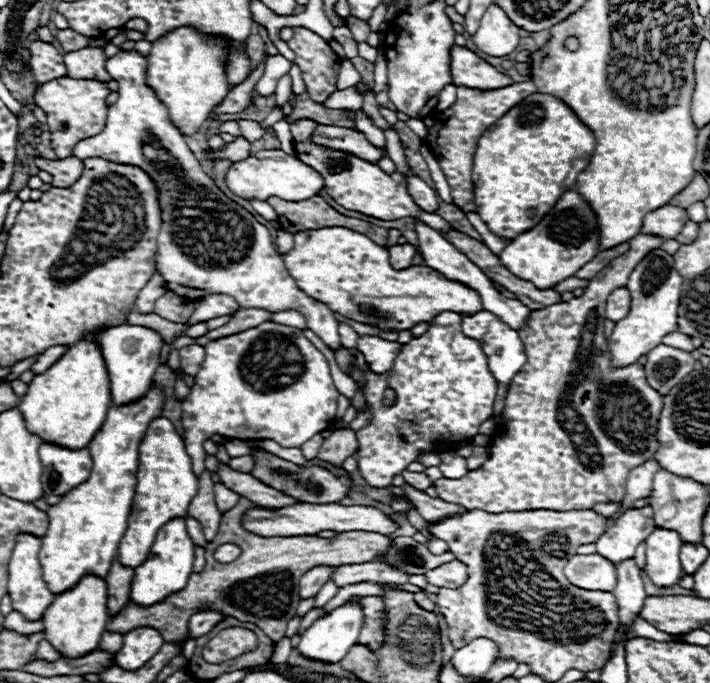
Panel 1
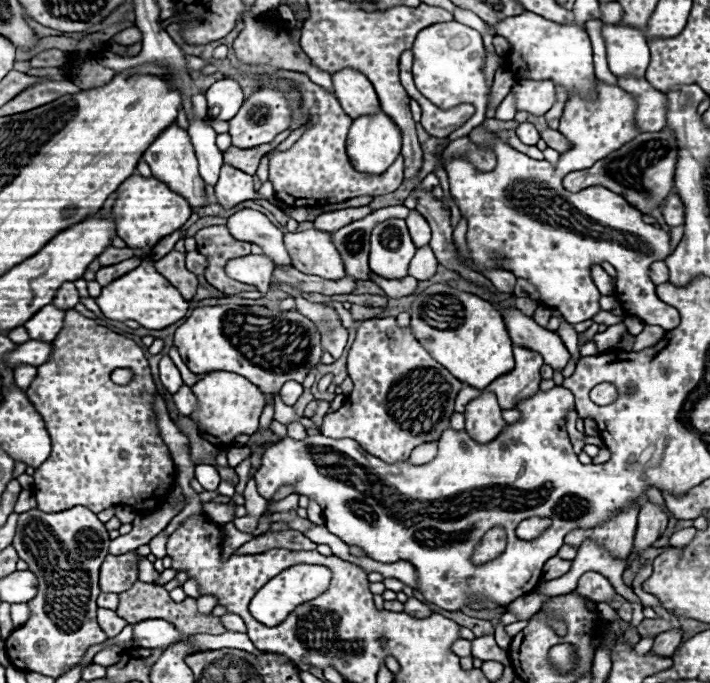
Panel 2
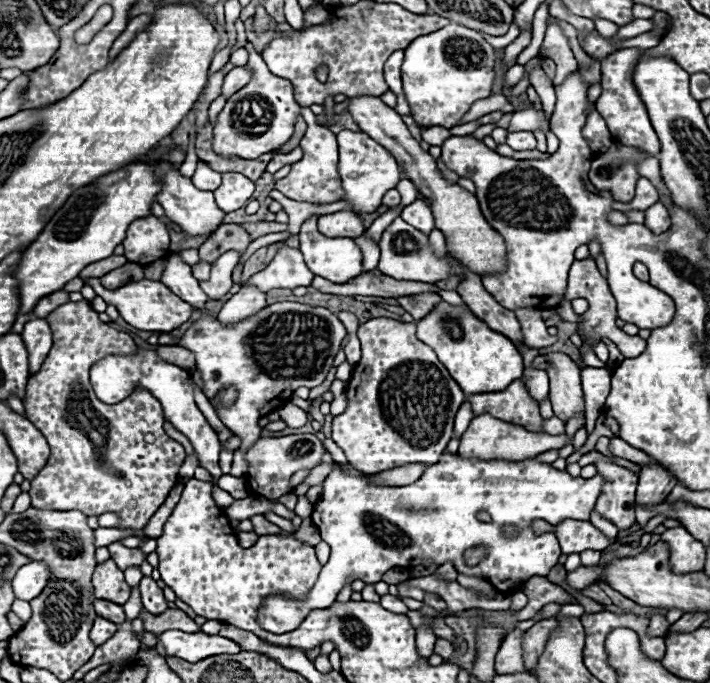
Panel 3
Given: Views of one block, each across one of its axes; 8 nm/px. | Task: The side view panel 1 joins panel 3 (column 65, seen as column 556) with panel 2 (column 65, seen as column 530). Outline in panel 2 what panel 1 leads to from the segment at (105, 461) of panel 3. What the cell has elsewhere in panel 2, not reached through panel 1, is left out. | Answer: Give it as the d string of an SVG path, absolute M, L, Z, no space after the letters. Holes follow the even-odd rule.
M66 310L64 326L52 344L54 354L50 354L50 362L38 366L38 374L26 390L32 406L42 416L52 438L52 452L48 460L34 472L32 490L38 500L38 510L62 512L72 506L86 506L98 514L118 504L128 504L138 514L156 510L156 506L166 502L174 484L174 462L158 430L152 404L156 386L142 348L134 340L98 326L94 320L82 316L76 310ZM116 368L132 370L134 378L124 386L114 384L110 376Z

